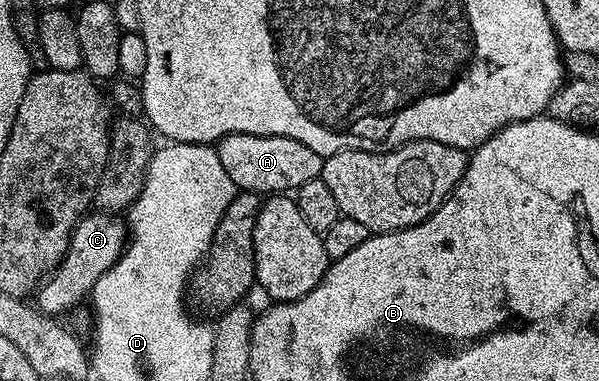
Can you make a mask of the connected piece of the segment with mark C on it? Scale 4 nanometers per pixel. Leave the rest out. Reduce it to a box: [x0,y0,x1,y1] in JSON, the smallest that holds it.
[35,209,127,316]

